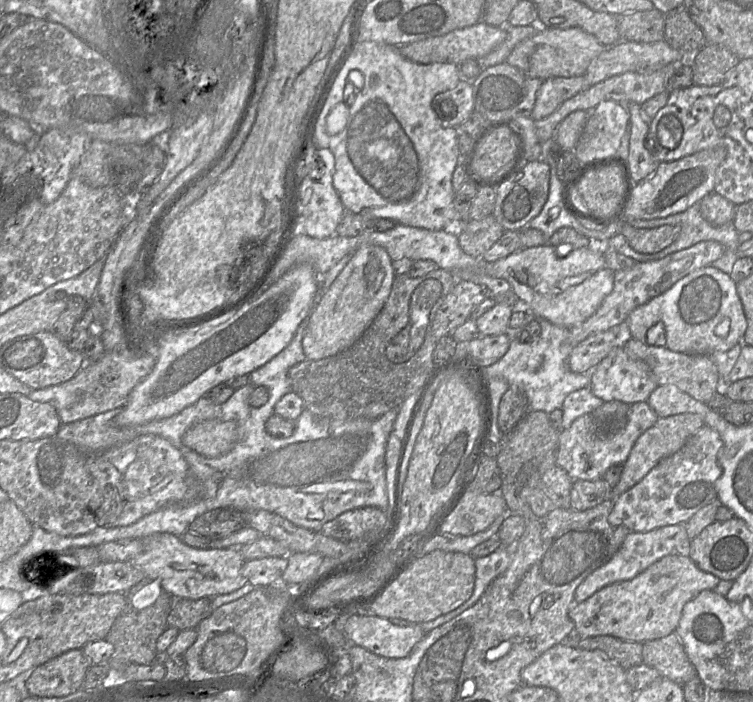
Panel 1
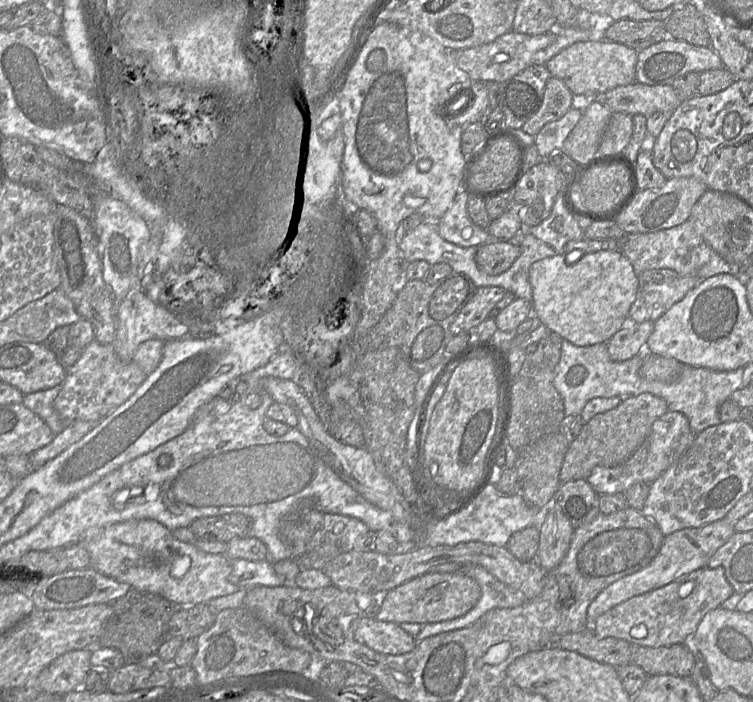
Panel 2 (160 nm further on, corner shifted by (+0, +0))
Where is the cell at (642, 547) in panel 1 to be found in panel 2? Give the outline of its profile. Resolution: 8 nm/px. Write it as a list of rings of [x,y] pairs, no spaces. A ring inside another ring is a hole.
[[[723,518],[700,527],[684,528],[666,535],[659,553],[647,567],[610,584],[591,602],[587,610],[588,628],[600,615],[614,606],[707,567],[715,553],[736,533],[734,525]]]

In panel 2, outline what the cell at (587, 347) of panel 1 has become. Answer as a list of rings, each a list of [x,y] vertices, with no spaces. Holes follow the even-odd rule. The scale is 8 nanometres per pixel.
[[[653,321],[623,326],[606,343],[610,358],[614,361],[625,361],[643,355],[653,329]]]

